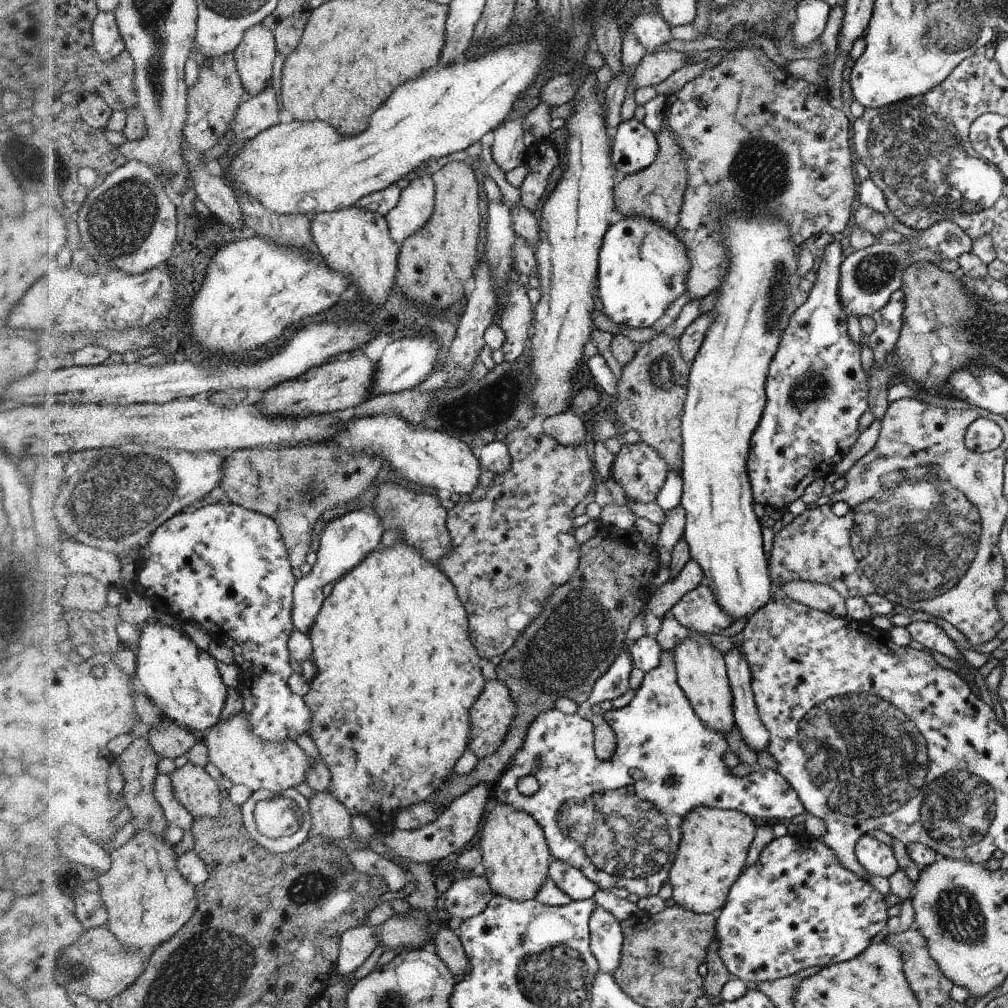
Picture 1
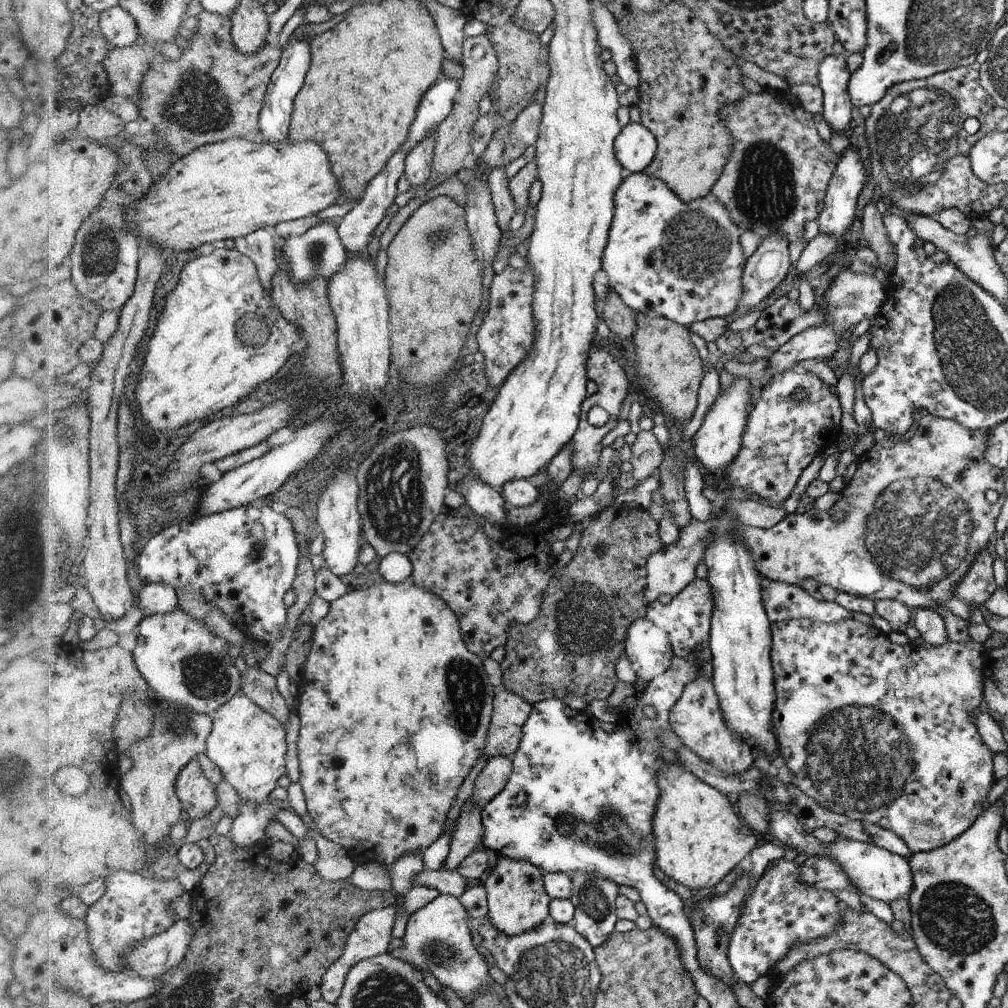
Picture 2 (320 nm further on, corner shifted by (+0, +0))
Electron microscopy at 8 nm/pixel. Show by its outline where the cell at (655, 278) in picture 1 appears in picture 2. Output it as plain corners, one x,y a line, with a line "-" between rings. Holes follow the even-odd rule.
628,173
622,186
620,196
616,196
616,228
612,228
612,244
608,245
608,256
604,256
604,270
610,280
610,289
622,297
624,304
627,304
636,313
642,313
652,318
664,318
677,322
690,328
692,323
702,322
712,317
730,316
738,311
738,306
743,300
743,272
746,270
747,254
743,252
742,242
739,240
746,230
732,220
731,212
716,198
702,197
695,201
685,203
672,192
668,185
657,179
648,176
646,173

